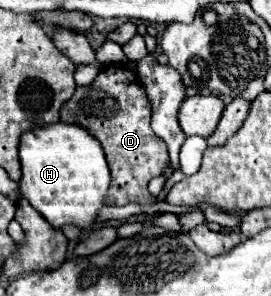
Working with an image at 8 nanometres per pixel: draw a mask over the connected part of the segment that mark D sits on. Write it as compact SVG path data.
M126 63L106 65L88 87L76 87L70 101L60 109L60 121L84 127L100 141L112 173L108 205L150 205L156 201L156 197L148 193L148 181L162 175L168 163L168 149L150 127L150 101L138 77L126 67Z

